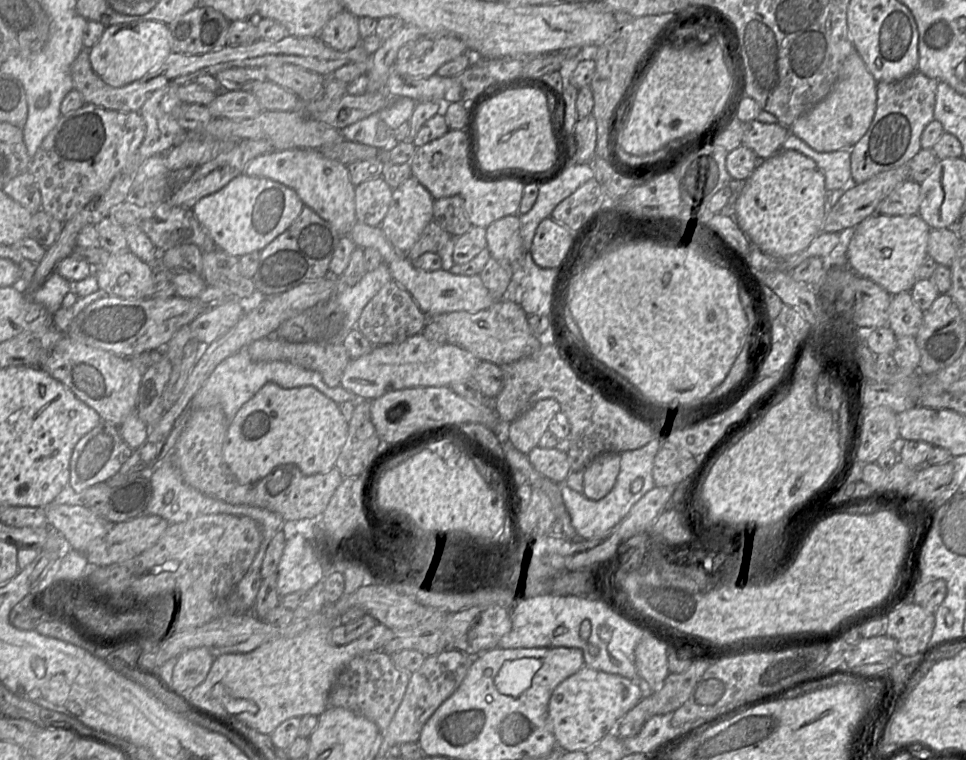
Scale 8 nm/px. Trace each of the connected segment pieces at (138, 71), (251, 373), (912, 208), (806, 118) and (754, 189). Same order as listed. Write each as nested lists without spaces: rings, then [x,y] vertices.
[[[136,21],[105,27],[100,40],[89,49],[92,70],[108,85],[122,87],[157,69],[172,52],[167,24]]]
[[[241,349],[225,358],[214,368],[191,399],[190,410],[219,406],[225,415],[226,423],[229,423],[241,406],[251,399],[263,385],[269,382],[284,389],[311,386],[337,404],[358,401],[355,394],[341,386],[335,388],[326,386],[321,374],[316,371],[282,360],[254,361],[245,349]]]
[[[907,179],[880,202],[877,213],[890,216],[912,216],[919,213],[920,184]]]
[[[854,50],[844,61],[830,93],[818,104],[799,116],[791,126],[790,133],[804,141],[813,150],[821,153],[833,152],[852,147],[867,132],[877,106],[877,81],[869,72],[860,54]]]
[[[781,148],[768,159],[760,160],[746,179],[732,208],[732,217],[753,246],[774,260],[787,260],[805,250],[823,231],[826,198],[825,176],[816,162],[796,150]]]

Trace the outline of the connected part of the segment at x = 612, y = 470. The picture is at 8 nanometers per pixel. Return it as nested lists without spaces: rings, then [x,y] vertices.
[[[605,452],[584,469],[583,494],[590,500],[600,500],[613,489],[620,472],[620,453]]]

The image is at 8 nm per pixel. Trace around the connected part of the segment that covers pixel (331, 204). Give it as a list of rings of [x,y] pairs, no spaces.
[[[288,149],[260,155],[247,163],[242,174],[276,181],[290,190],[340,234],[348,234],[357,221],[355,187],[346,165],[328,159],[315,149]]]

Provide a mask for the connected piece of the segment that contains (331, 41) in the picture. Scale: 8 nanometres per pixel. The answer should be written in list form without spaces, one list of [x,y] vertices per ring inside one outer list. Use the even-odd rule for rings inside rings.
[[[344,9],[327,22],[319,38],[335,50],[348,51],[361,43],[359,18]]]

